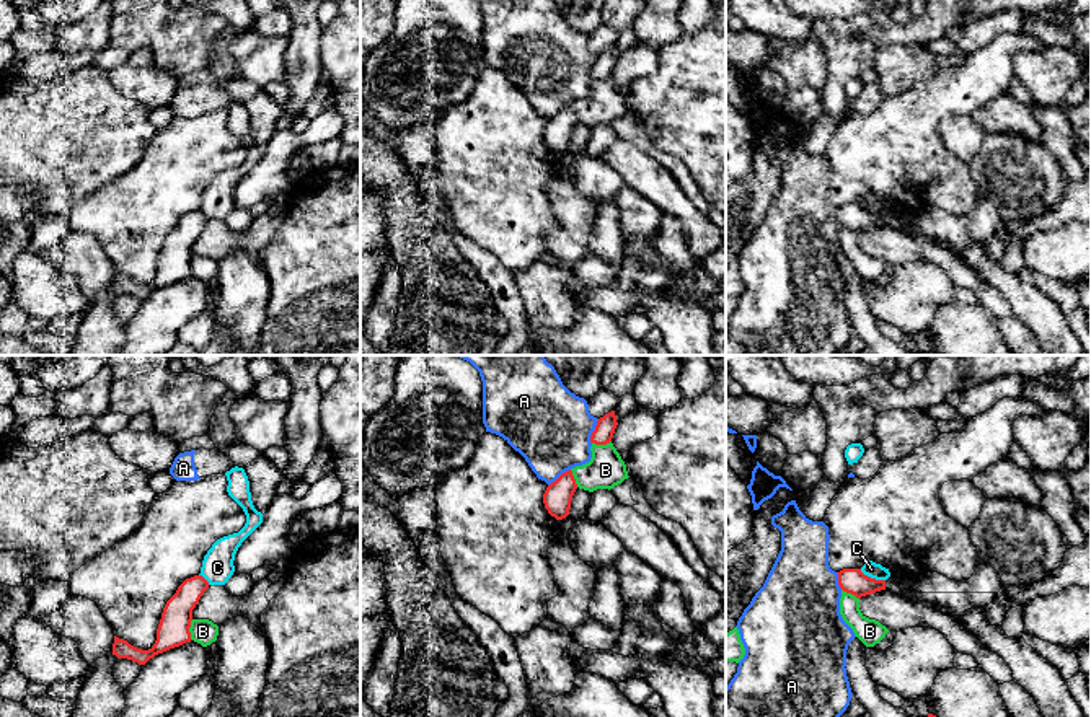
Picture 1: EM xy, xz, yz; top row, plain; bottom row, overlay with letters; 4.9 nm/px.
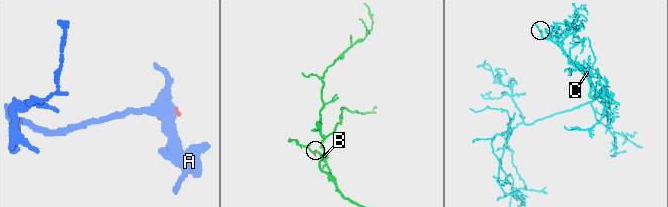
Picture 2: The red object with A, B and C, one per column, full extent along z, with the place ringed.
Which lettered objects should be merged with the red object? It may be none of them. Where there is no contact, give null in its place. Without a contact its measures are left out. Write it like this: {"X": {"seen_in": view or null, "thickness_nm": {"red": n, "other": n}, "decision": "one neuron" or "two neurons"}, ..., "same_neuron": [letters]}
{"A": {"seen_in": "xz", "thickness_nm": {"red": 100, "other": 400}, "decision": "two neurons"}, "B": {"seen_in": "xy", "thickness_nm": {"red": 160, "other": 130}, "decision": "two neurons"}, "C": {"seen_in": "yz", "thickness_nm": {"red": 130, "other": 80}, "decision": "two neurons"}, "same_neuron": []}

